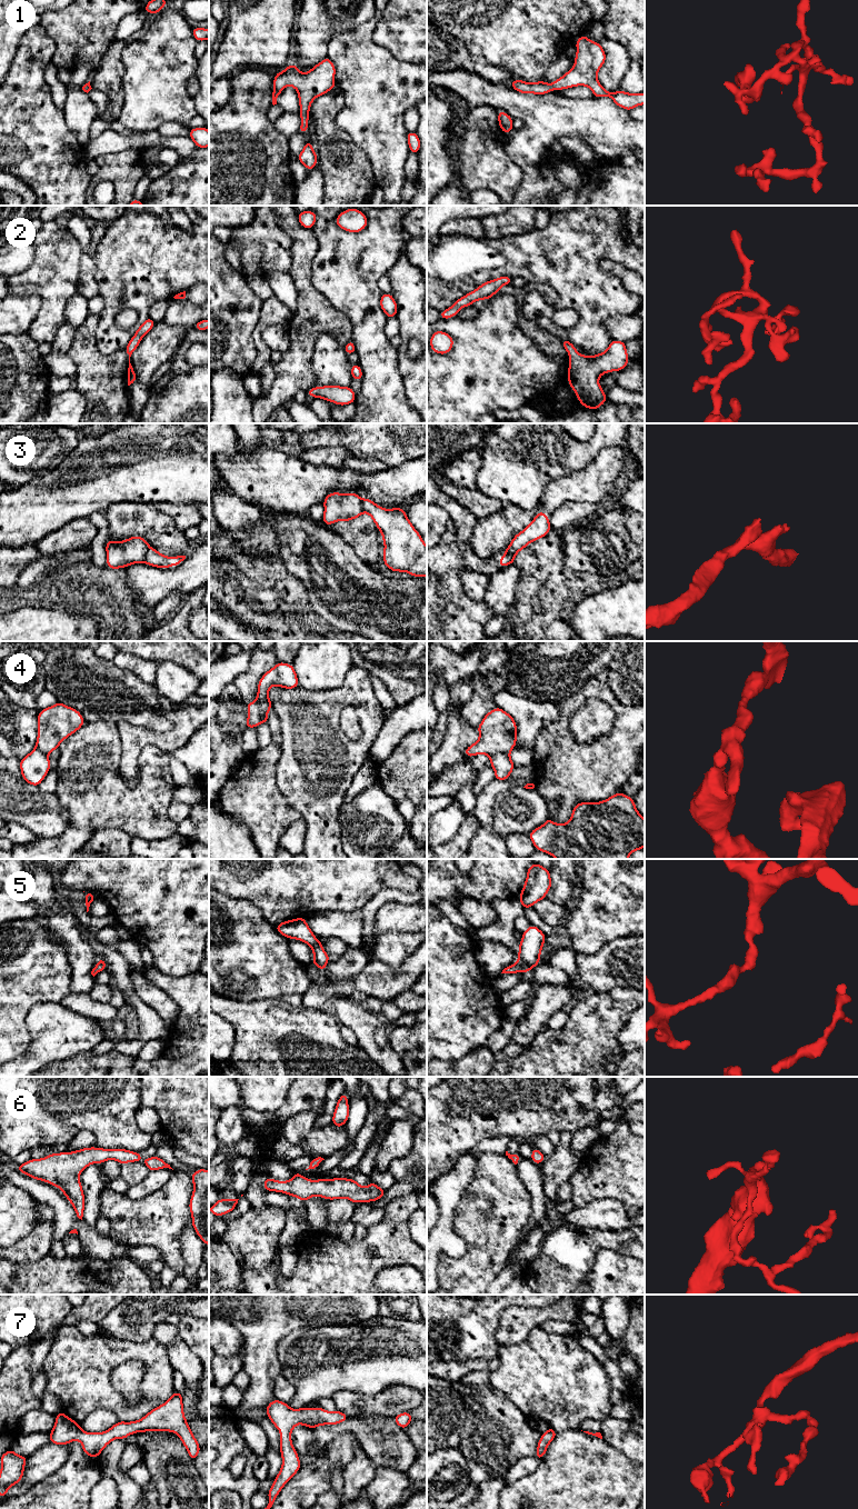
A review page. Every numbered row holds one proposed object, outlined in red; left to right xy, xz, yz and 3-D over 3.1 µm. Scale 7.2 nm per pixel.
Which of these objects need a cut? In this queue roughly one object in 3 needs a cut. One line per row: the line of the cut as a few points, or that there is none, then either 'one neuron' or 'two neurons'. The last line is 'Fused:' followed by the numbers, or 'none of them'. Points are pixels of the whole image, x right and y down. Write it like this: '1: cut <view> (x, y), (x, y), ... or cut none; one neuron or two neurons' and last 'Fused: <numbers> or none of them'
1: cut none; one neuron
2: cut none; one neuron
3: cut xy (149, 547), (142, 561); two neurons
4: cut xz (256, 699), (259, 706), (261, 722); two neurons
5: cut none; one neuron
6: cut none; one neuron
7: cut none; one neuron
Fused: 3, 4

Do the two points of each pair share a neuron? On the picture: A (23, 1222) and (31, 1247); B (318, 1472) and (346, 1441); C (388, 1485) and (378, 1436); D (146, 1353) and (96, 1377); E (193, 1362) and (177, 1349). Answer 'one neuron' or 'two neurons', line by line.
A: two neurons
B: one neuron
C: two neurons
D: one neuron
E: one neuron

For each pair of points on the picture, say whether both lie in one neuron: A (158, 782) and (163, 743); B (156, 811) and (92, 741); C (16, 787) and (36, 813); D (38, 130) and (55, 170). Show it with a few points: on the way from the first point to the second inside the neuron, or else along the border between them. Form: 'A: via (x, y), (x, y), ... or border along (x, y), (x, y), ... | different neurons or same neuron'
A: border along (169, 753), (147, 745), (138, 760) | different neurons
B: via (135, 803), (93, 762) | same neuron
C: via (16, 793), (29, 807) | same neuron
D: via (38, 140), (38, 148), (50, 160) | same neuron

